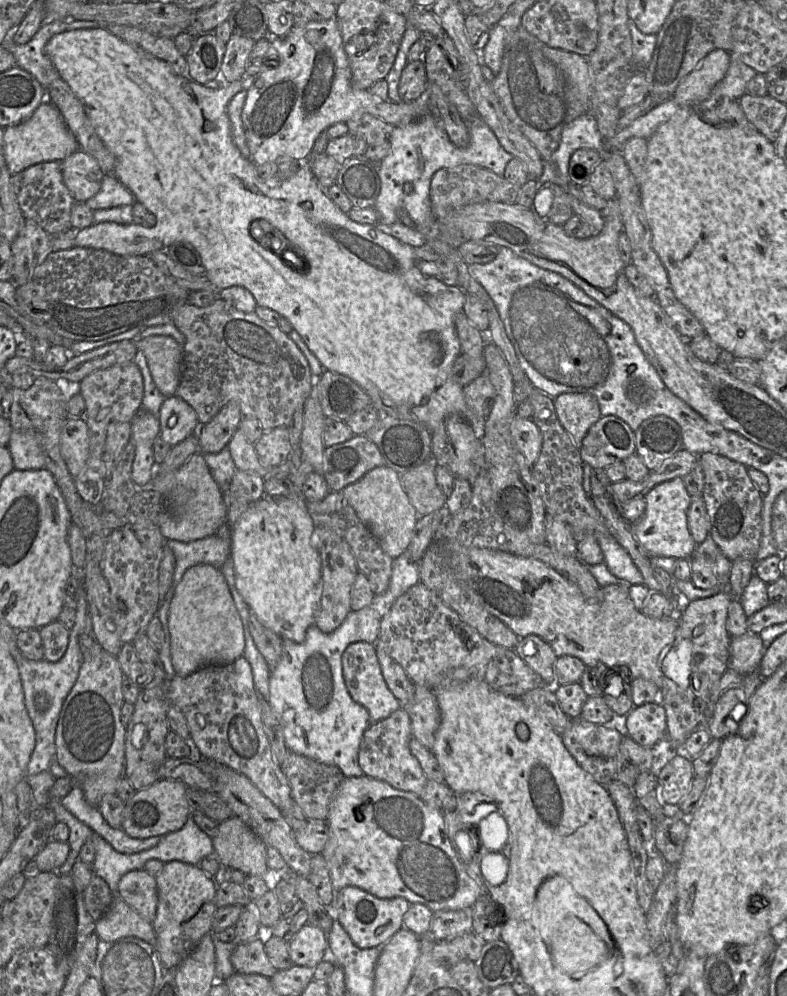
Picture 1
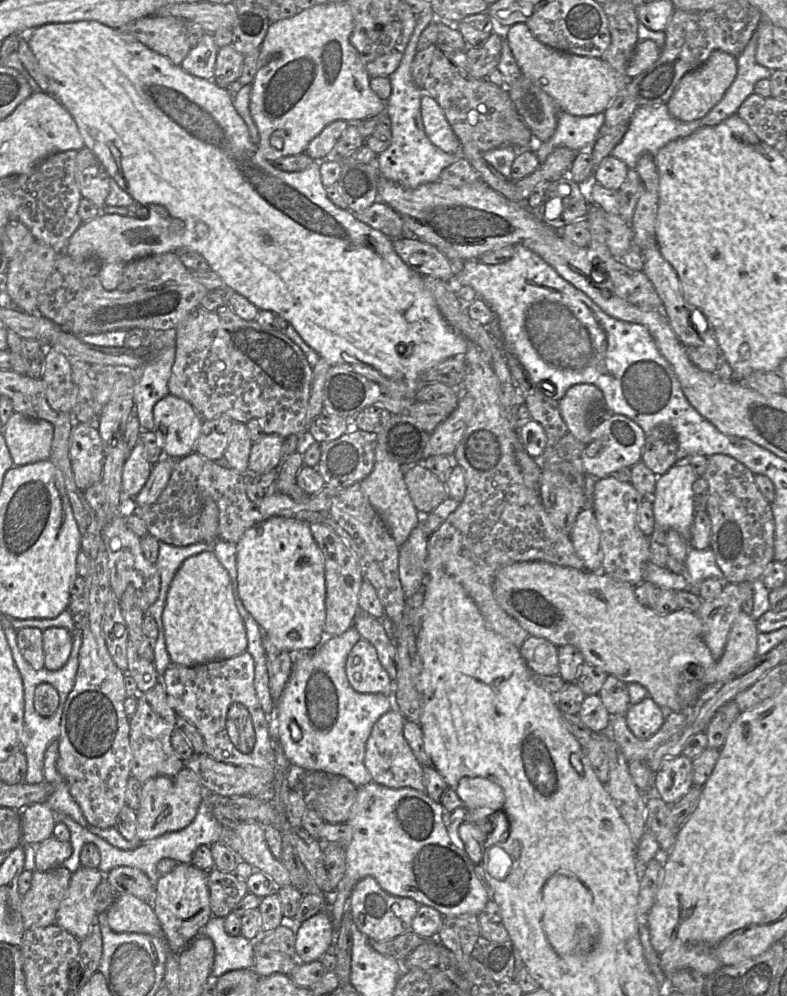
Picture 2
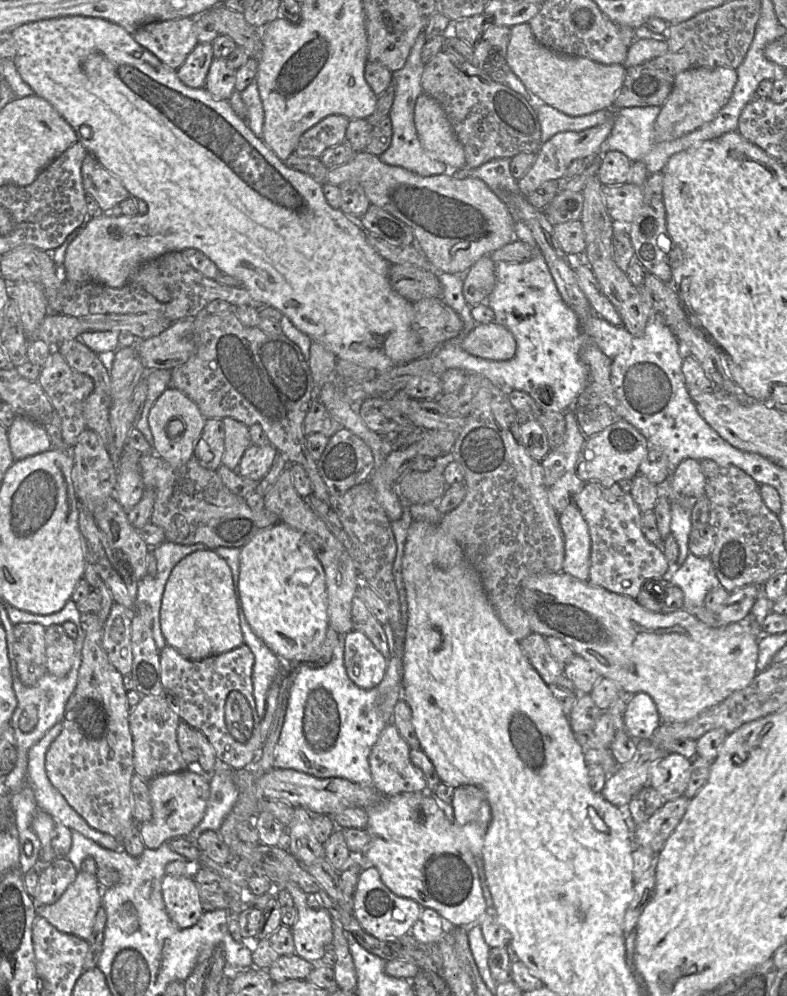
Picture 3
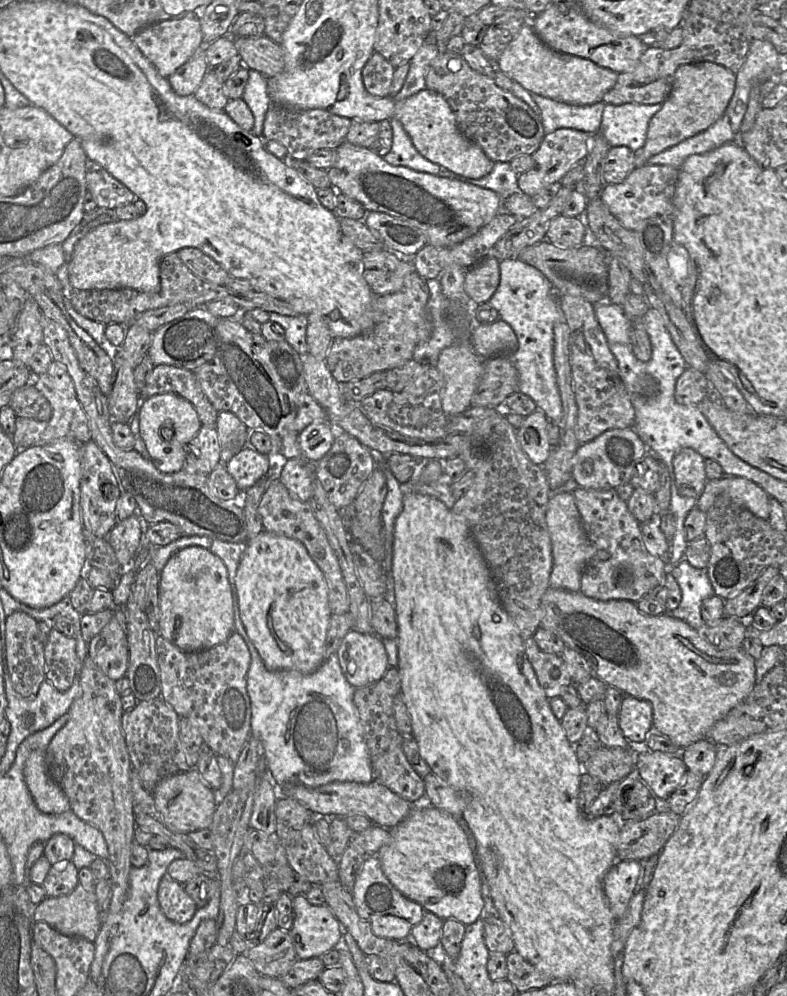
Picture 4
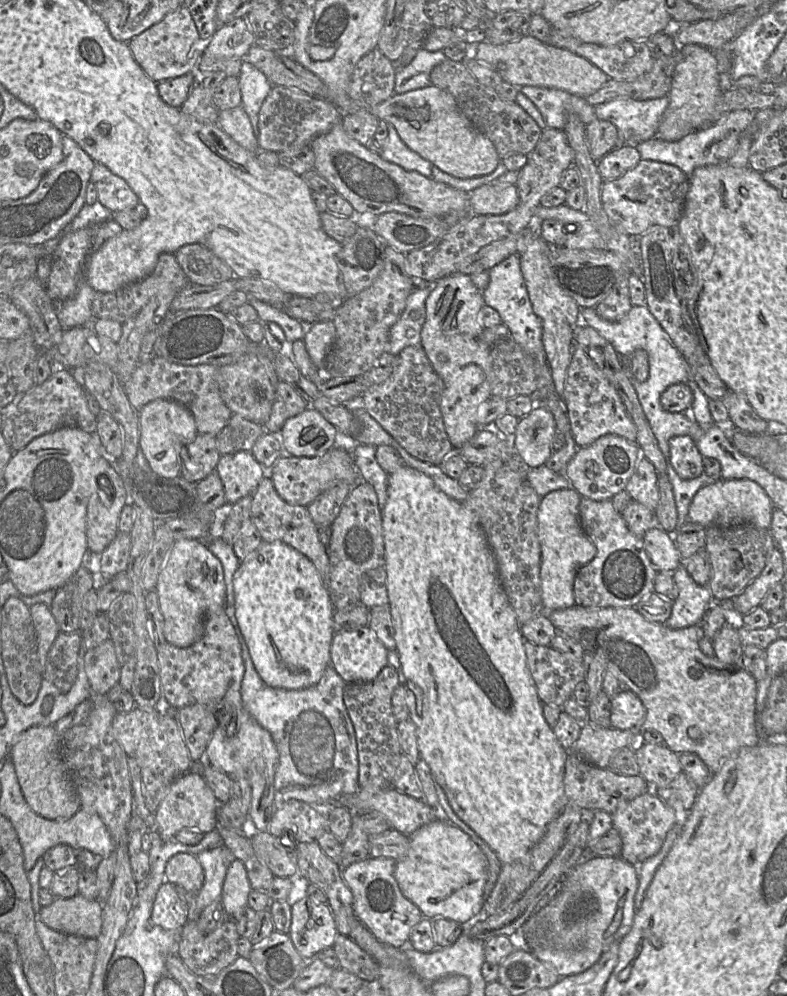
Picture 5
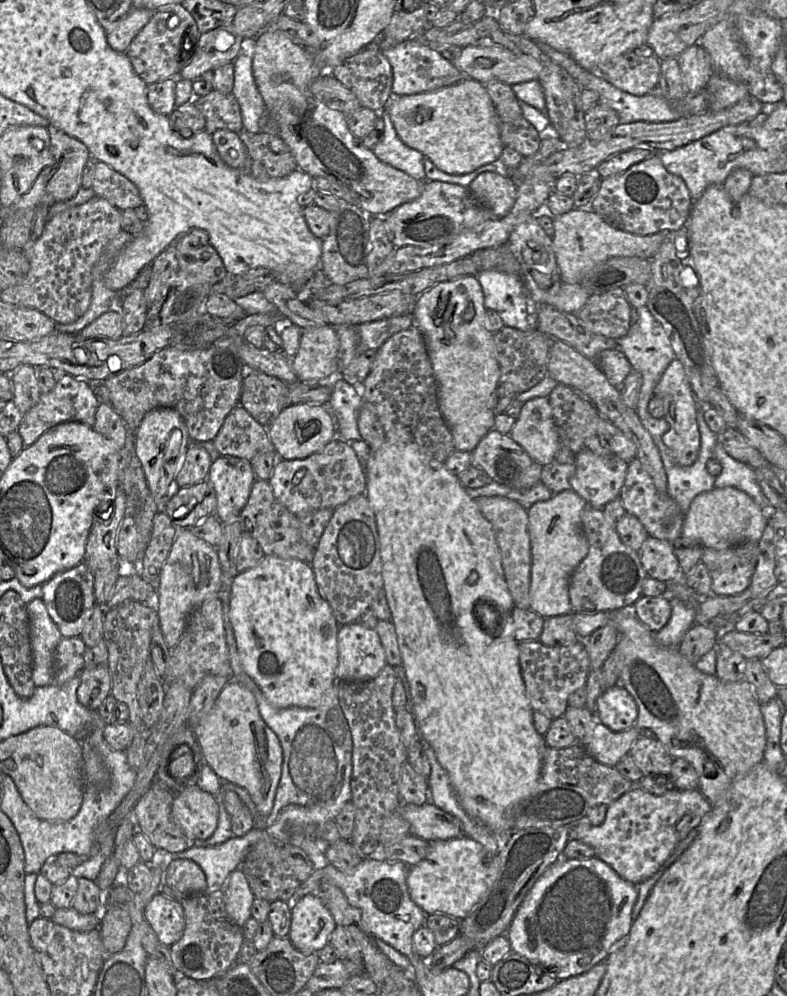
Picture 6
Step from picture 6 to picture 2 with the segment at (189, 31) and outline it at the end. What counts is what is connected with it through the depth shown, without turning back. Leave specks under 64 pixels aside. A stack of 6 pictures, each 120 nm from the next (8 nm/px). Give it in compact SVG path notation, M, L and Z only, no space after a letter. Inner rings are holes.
M149 16L137 19L118 29L135 37L147 48L180 66L192 48L187 38L187 26L176 19Z

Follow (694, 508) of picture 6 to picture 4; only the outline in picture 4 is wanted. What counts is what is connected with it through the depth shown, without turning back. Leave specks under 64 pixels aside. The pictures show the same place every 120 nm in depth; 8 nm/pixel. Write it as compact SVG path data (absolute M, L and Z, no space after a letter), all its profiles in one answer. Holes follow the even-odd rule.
M724 475L720 479L707 480L696 507L706 513L720 495L727 495L761 519L769 519L770 496L758 484L747 478Z

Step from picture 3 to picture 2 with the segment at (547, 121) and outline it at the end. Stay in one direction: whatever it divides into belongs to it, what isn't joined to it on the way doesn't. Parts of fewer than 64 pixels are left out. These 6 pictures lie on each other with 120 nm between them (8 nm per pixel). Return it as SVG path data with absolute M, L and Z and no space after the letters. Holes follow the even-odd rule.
M561 111L554 135L546 142L534 142L533 149L542 164L558 147L568 147L578 153L591 150L604 125L605 114L574 116Z

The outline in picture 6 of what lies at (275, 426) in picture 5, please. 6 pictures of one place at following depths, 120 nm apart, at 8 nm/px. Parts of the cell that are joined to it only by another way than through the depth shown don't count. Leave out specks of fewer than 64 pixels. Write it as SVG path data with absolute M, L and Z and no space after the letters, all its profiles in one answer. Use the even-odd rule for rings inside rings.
M249 370L243 380L239 405L267 427L290 406L288 384L260 371Z

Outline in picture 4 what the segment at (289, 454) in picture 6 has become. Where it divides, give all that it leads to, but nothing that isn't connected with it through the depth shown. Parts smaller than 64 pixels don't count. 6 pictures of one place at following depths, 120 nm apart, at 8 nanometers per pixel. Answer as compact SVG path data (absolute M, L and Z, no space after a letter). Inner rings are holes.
M329 420L314 421L305 427L298 436L303 457L316 463L331 449L336 438L336 429Z

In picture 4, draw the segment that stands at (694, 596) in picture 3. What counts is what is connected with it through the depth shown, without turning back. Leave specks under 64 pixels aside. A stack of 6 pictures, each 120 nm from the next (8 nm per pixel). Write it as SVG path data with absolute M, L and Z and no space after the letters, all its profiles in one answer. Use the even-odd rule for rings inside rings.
M682 559L669 568L679 587L682 599L678 608L669 612L673 617L685 621L694 630L702 631L701 606L705 599L715 595L707 569L698 569Z

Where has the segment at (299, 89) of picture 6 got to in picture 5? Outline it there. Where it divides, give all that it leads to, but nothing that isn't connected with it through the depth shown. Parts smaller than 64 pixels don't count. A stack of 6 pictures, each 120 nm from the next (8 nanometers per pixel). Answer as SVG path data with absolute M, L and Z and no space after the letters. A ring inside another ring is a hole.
M342 122L316 137L309 147L315 155L313 169L333 185L337 193L352 205L356 214L372 213L377 216L399 212L417 218L442 218L450 226L472 214L469 193L384 160L351 138Z

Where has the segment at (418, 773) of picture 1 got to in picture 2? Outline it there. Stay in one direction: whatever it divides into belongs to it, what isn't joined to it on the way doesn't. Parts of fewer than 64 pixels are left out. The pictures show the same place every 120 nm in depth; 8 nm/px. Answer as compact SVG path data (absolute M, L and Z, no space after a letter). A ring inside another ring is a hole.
M397 709L388 711L374 724L368 741L364 764L372 776L372 781L388 788L412 788L420 792L426 791L423 766L419 763L403 735L406 719Z

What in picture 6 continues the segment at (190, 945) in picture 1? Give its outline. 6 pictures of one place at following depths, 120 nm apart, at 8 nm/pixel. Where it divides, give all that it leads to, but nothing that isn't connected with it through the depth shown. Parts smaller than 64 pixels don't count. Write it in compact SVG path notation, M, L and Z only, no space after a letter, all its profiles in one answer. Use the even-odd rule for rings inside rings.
M159 892L143 908L143 914L164 945L171 947L182 937L185 914L181 901L170 899Z

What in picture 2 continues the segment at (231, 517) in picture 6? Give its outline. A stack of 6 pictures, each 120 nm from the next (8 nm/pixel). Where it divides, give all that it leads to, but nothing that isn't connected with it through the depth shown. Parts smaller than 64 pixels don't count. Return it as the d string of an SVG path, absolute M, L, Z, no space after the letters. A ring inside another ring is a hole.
M266 434L258 442L253 442L248 461L247 475L258 475L282 464L282 447L285 439L278 434Z

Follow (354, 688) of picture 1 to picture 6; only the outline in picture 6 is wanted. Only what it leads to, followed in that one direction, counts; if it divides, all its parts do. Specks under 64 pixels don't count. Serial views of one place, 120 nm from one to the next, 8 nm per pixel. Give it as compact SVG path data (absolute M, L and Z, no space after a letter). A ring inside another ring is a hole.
M358 623L339 625L337 648L336 681L369 681L386 665L377 632Z

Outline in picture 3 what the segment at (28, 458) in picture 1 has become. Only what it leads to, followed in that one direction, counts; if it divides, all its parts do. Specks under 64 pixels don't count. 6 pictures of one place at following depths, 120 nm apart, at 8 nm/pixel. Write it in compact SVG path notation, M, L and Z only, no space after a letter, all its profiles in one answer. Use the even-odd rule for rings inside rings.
M17 415L8 428L8 440L15 461L52 448L50 437L43 426Z

